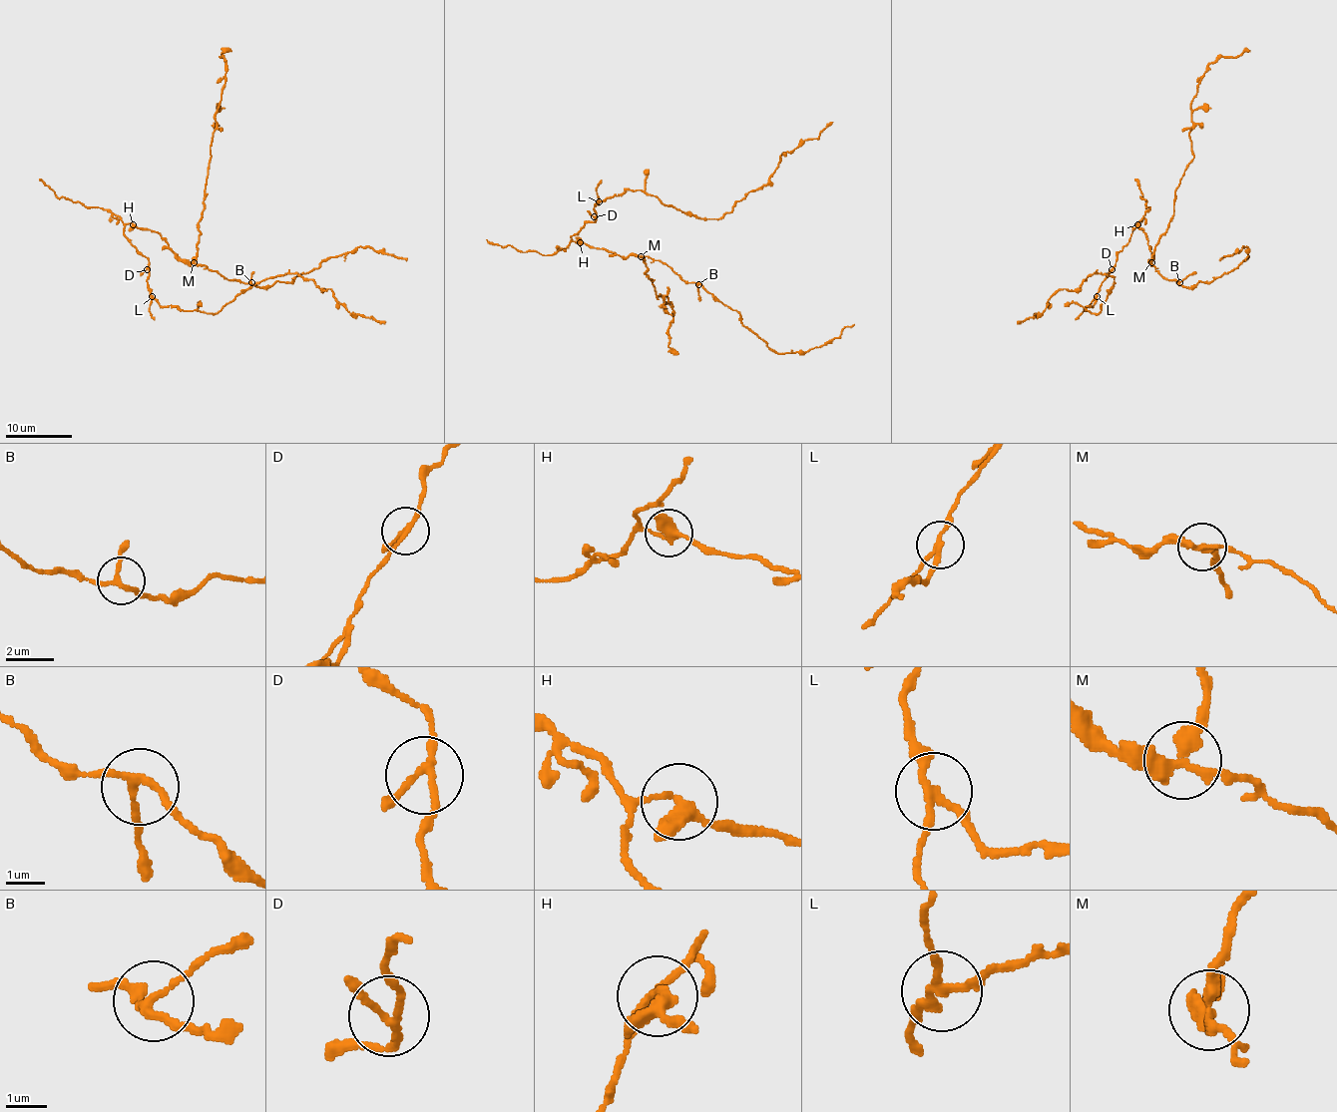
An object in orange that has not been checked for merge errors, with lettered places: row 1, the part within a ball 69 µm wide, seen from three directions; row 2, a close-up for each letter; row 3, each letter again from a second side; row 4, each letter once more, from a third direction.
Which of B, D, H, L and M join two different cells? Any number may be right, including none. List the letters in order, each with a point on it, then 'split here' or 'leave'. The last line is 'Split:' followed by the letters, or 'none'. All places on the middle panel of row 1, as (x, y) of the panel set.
B: at (698, 284); leave
D: at (594, 216); leave
H: at (580, 242); leave
L: at (599, 201); split here
M: at (641, 256); split here
Split: L, M

